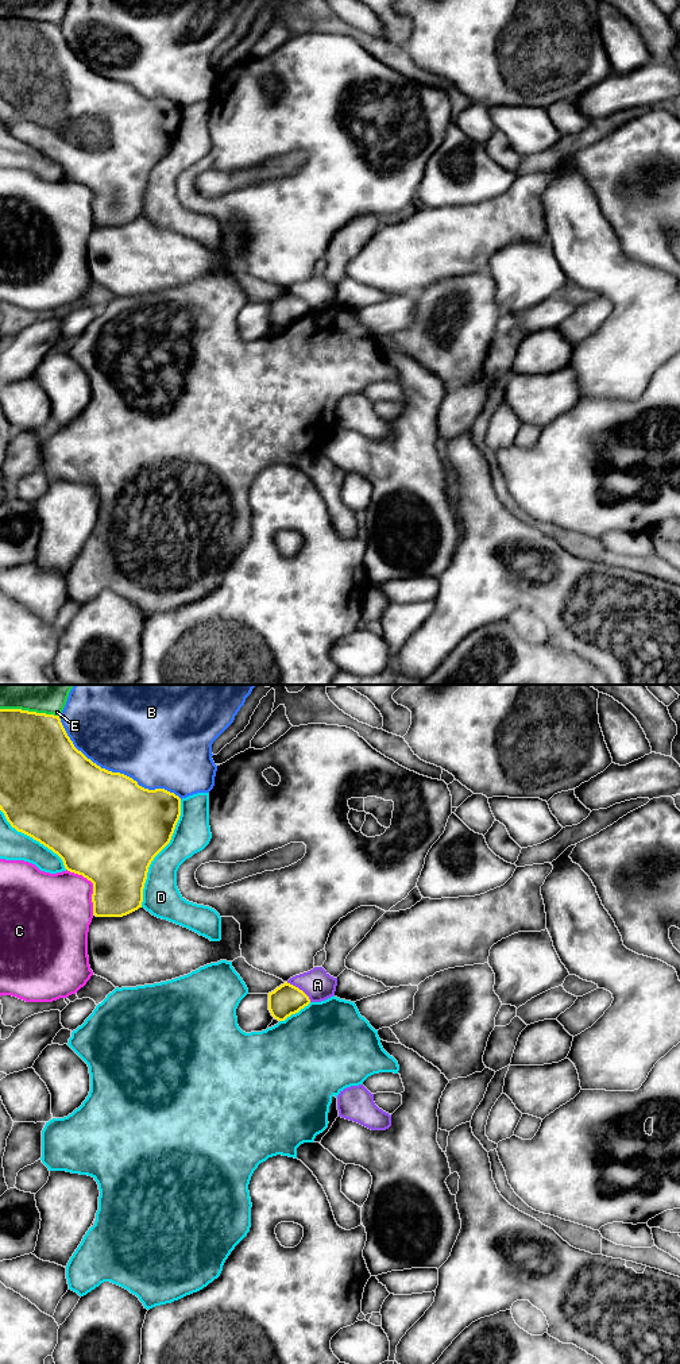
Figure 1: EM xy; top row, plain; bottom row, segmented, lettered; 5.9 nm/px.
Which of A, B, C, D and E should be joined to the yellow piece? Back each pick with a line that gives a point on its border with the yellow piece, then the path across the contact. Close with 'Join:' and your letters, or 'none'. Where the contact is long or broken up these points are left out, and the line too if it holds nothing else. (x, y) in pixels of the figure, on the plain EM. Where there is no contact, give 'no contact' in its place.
Join: none

